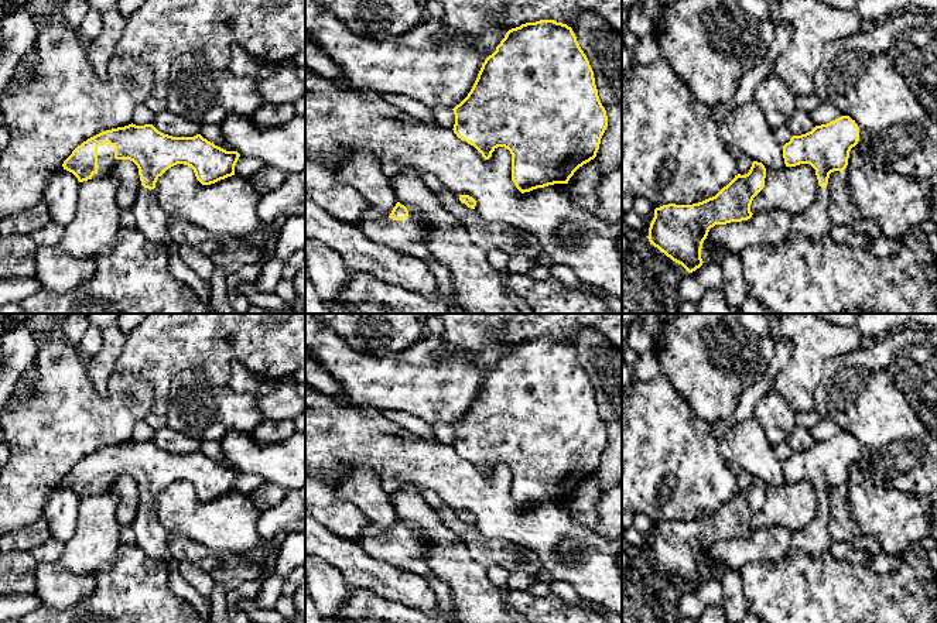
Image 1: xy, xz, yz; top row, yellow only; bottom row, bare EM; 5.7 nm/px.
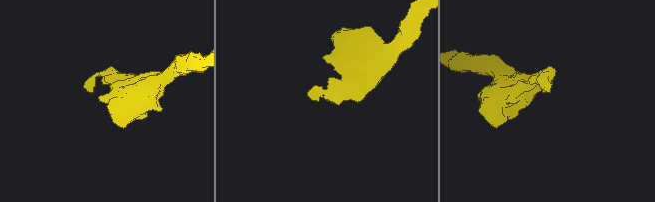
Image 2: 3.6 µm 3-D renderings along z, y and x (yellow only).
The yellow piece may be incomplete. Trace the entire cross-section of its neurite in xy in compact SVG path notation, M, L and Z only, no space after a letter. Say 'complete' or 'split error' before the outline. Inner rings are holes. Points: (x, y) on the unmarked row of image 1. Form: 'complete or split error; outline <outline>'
split error; outline M129 441L112 446L102 448L81 462L78 462L72 470L64 477L64 486L72 489L79 499L109 493L110 487L119 476L130 476L139 485L141 503L139 506L137 517L133 524L136 531L136 544L151 558L163 561L167 565L167 571L172 572L178 568L170 552L168 533L158 523L155 510L157 496L171 483L177 480L185 480L195 489L196 496L202 502L211 502L220 496L235 492L235 482L240 470L237 468L226 468L213 459L204 455L201 451L194 453L172 453L158 448L153 441L136 442Z

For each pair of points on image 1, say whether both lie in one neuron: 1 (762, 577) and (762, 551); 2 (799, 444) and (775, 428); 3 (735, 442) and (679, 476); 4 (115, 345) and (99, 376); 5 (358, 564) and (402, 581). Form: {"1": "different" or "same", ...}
{"1": "different", "2": "different", "3": "different", "4": "same", "5": "same"}

